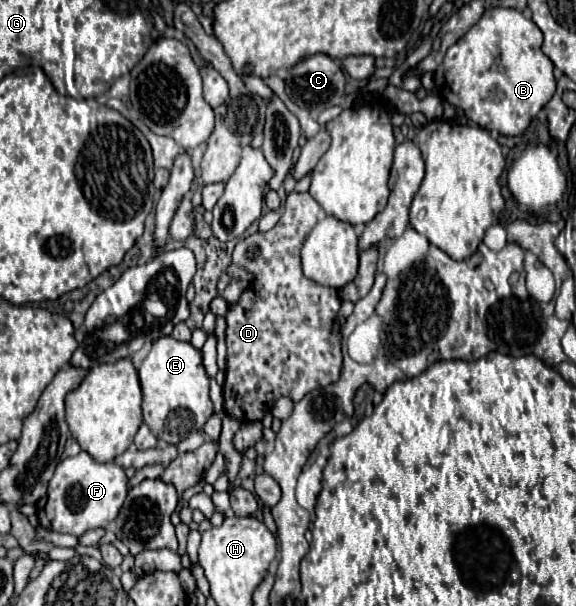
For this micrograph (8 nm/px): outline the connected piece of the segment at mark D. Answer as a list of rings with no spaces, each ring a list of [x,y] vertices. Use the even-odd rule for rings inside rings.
[[[291,193],[281,219],[271,231],[253,233],[235,245],[233,263],[255,277],[237,305],[229,309],[225,331],[225,411],[241,421],[259,421],[279,397],[299,401],[309,391],[339,379],[343,363],[341,335],[333,335],[331,325],[341,301],[337,289],[321,287],[303,275],[299,257],[301,243],[315,227],[319,211],[319,203],[309,193]],[[249,247],[257,247],[259,255],[249,259]]]

